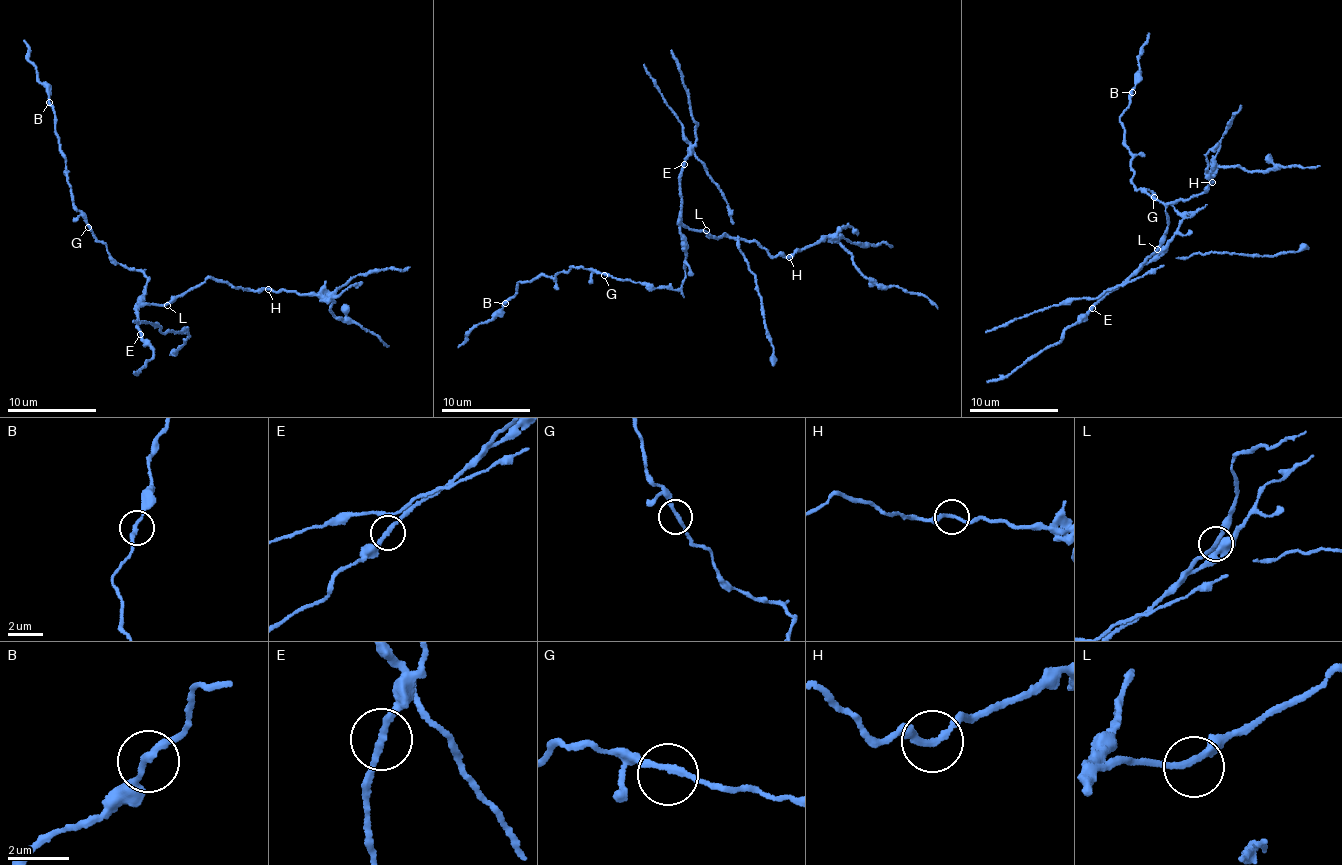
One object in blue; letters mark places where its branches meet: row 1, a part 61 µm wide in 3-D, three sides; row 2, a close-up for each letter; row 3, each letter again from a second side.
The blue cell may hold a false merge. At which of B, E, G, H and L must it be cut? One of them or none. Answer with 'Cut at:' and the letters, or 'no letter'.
Cut at: H

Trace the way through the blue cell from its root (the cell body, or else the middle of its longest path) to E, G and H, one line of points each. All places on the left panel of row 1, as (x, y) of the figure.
E: (140, 300), (137, 305), (136, 325), (140, 334)
G: (140, 300), (149, 277), (140, 270), (124, 268), (112, 261), (105, 244), (95, 240), (88, 227)
H: (140, 300), (138, 306), (166, 306), (209, 278), (228, 281), (233, 287), (246, 290), (269, 290)

